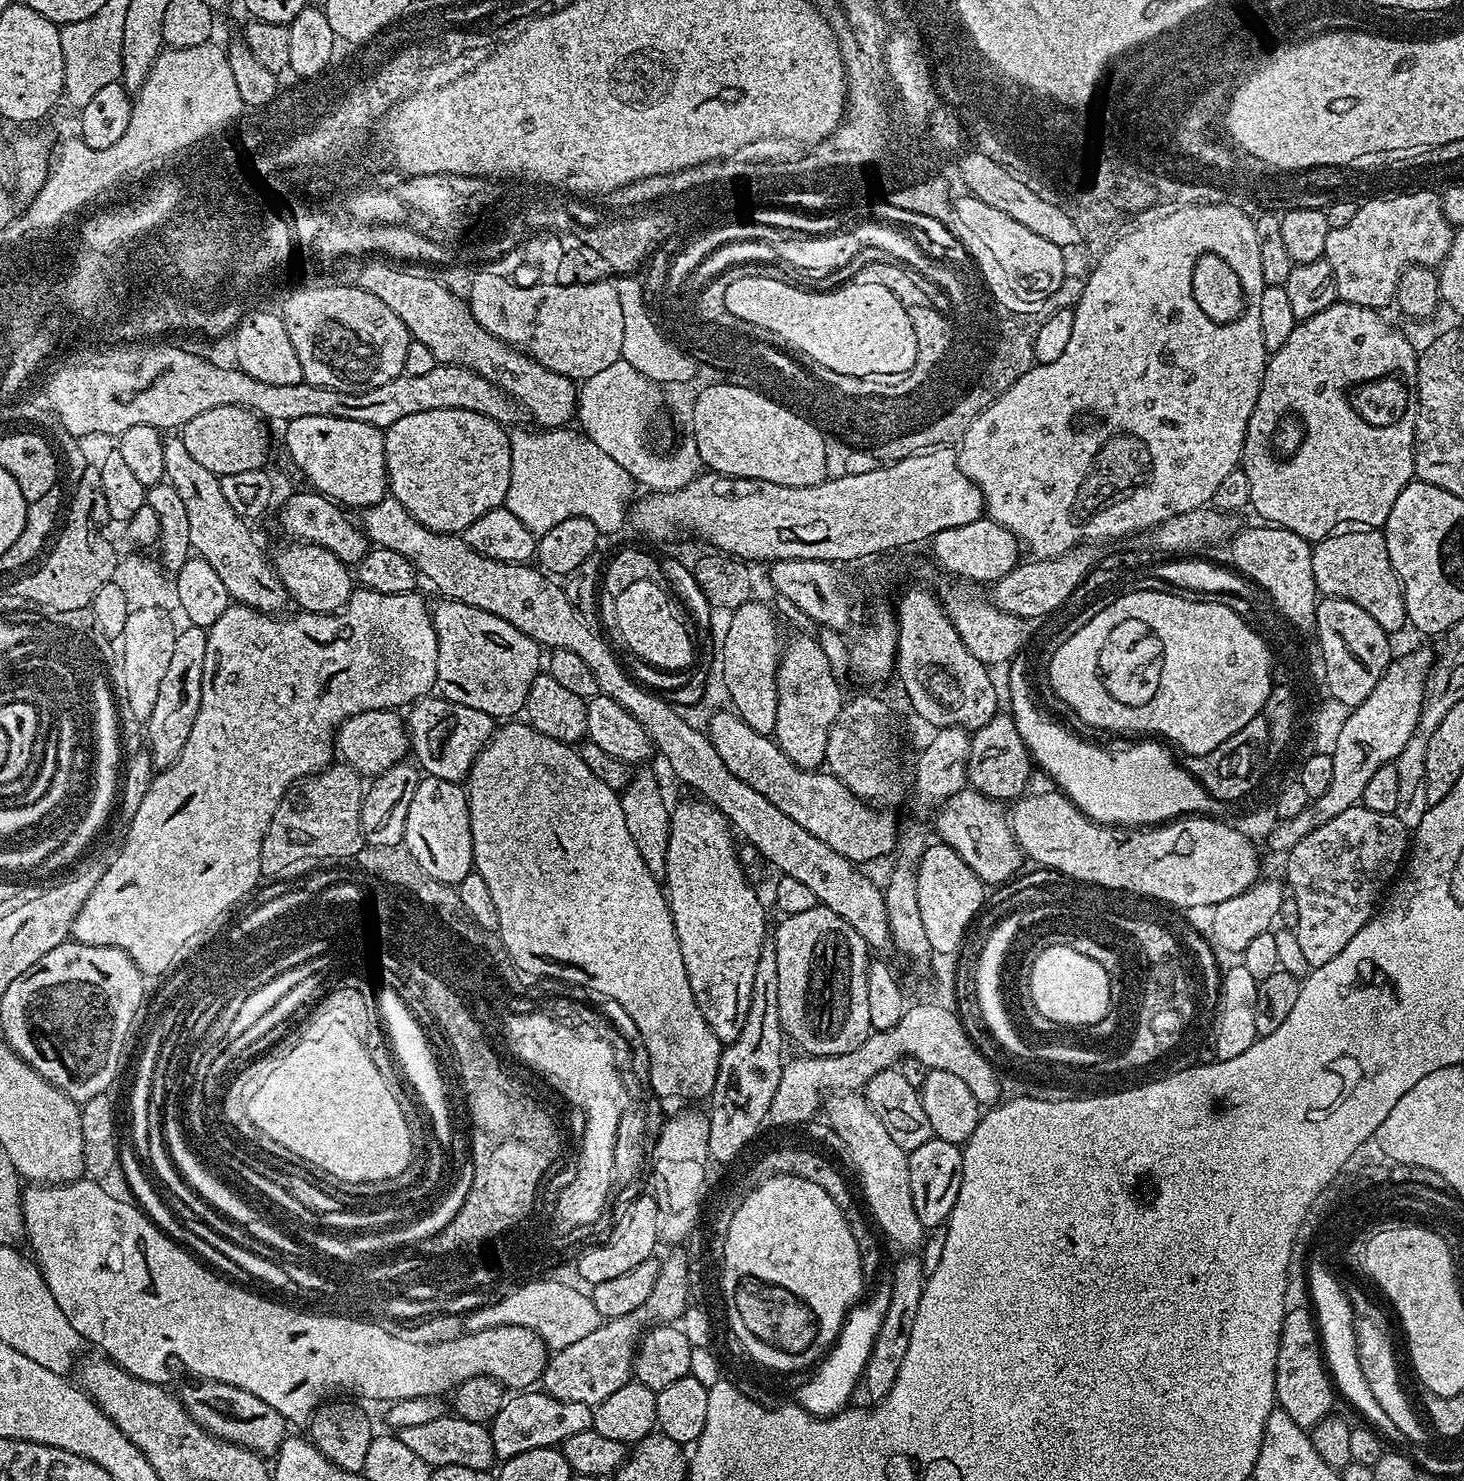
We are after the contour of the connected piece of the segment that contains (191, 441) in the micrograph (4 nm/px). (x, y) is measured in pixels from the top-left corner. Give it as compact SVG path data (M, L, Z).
M214 406L198 418L190 418L182 429L186 450L201 466L206 466L216 476L239 474L242 470L258 470L267 465L268 432L265 421L247 408L238 406Z

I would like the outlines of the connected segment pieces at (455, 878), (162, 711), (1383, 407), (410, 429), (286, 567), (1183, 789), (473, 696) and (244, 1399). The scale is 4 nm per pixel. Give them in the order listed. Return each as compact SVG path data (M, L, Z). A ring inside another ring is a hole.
M425 775L418 790L414 790L410 814L406 814L403 845L434 879L443 881L448 878L454 886L459 886L462 878L474 868L467 791L455 780Z
M184 626L177 631L176 638L174 654L163 675L161 690L146 727L146 748L152 755L152 765L156 770L169 768L178 754L182 754L182 746L186 746L186 738L190 738L190 730L194 730L194 718L198 718L198 706L202 702L207 631Z
M1343 302L1331 304L1326 310L1322 310L1322 314L1314 314L1314 318L1297 322L1294 330L1290 330L1290 338L1286 338L1286 342L1282 342L1282 346L1269 355L1264 366L1262 386L1258 390L1258 402L1254 402L1254 414L1250 414L1250 422L1246 426L1242 457L1242 467L1246 479L1250 482L1250 508L1264 519L1261 521L1290 530L1309 542L1331 536L1341 526L1363 526L1368 530L1380 530L1390 514L1390 506L1394 506L1398 494L1402 494L1405 486L1414 479L1416 467L1412 444L1416 441L1418 415L1414 407L1418 348L1415 348L1398 329L1391 328L1380 316L1383 315L1374 308L1363 308L1357 304Z
M422 410L422 414L409 414L407 418L401 418L400 421L394 422L384 432L384 449L386 450L386 466L388 467L388 486L390 494L410 510L410 514L422 526L430 526L430 530L435 532L450 532L453 534L463 534L466 526L470 522L482 518L490 510L501 507L504 504L506 494L510 490L510 442L508 441L509 433L505 425L496 420L486 418L474 410Z
M292 542L289 545L281 550L280 557L275 557L274 567L289 597L297 604L295 607L305 612L333 613L344 609L354 591L353 569L317 544Z
M1020 658L1013 659L1007 665L1008 671L1008 704L1014 726L1022 734L1022 742L1028 748L1028 755L1037 765L1040 764L1052 775L1057 789L1063 792L1080 811L1085 812L1091 820L1098 820L1109 826L1156 826L1173 818L1184 818L1189 814L1216 814L1222 808L1221 801L1214 799L1203 784L1199 784L1187 767L1172 761L1167 747L1159 748L1159 743L1132 744L1129 748L1120 748L1117 752L1107 752L1104 748L1095 748L1095 743L1079 740L1073 732L1066 731L1061 724L1055 724L1049 716L1044 715L1036 706L1032 695L1029 677L1024 677L1024 664Z
M444 598L439 602L440 609L432 612L432 625L438 638L436 688L439 695L450 702L482 710L482 714L490 714L493 718L512 718L515 712L523 713L532 684L542 672L541 645L536 644L534 638L522 634L522 630L510 626L510 622L498 618L498 614L486 614L486 610L466 606L457 600Z
M217 1380L188 1383L192 1384L179 1389L180 1402L190 1418L194 1418L194 1422L202 1425L211 1436L249 1448L265 1458L275 1457L280 1451L286 1439L286 1421L282 1414L278 1414L278 1410L274 1410L274 1406L268 1406L262 1398L233 1384L223 1384Z

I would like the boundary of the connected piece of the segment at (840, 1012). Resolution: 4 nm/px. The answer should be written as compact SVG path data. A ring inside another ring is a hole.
M818 906L803 914L783 917L776 928L776 961L778 962L778 1014L784 1035L789 1041L801 1044L805 1053L814 1056L846 1054L854 1046L862 1046L873 1031L869 1002L866 999L870 949L862 934L850 926L834 910Z

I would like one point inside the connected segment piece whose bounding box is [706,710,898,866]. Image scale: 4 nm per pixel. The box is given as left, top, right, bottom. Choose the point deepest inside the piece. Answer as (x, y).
(820, 803)

